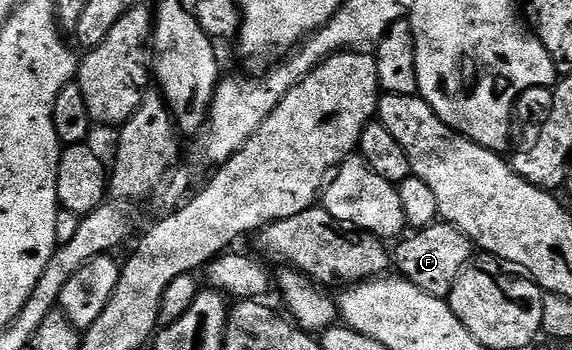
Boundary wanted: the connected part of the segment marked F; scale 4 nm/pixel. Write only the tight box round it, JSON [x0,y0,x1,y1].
[391,221,474,300]

